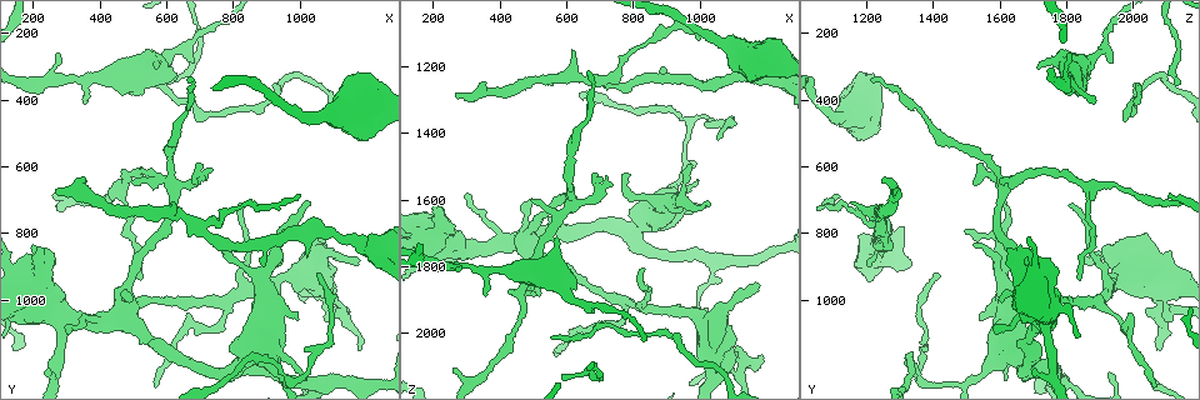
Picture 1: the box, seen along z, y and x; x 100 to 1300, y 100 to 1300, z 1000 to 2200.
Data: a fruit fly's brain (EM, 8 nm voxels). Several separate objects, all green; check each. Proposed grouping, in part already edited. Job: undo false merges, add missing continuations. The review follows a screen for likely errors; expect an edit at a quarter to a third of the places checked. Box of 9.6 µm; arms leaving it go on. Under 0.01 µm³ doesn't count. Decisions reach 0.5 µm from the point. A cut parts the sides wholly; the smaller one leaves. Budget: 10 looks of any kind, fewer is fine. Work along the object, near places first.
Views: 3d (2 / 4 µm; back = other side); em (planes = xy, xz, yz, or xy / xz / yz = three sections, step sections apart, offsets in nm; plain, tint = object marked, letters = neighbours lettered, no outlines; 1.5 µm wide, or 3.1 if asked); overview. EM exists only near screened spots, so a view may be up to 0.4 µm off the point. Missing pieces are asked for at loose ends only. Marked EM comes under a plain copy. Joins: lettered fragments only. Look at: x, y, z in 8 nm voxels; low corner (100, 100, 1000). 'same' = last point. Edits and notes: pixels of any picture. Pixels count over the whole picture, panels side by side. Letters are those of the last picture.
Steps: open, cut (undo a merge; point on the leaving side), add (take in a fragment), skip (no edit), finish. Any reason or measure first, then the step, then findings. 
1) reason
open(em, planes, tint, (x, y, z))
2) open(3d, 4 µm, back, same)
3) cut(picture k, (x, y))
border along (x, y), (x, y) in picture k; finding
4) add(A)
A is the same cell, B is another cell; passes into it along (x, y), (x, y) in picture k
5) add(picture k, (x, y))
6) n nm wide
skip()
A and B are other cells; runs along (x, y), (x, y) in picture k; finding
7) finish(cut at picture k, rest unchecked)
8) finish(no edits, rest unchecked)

branch stops here
open(em, planes, letters, (360, 640, 1250))

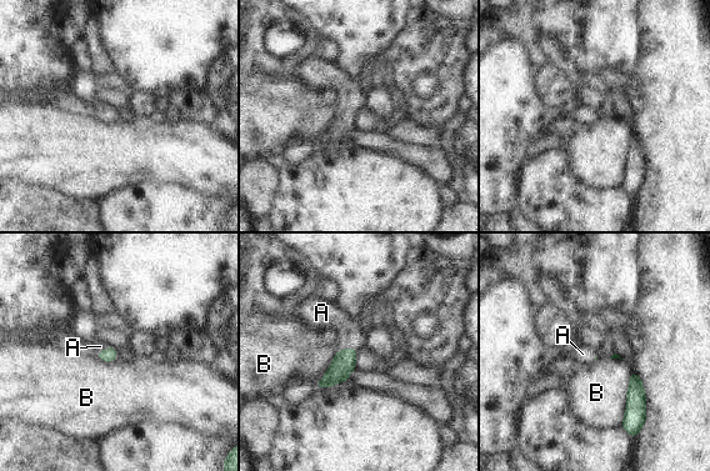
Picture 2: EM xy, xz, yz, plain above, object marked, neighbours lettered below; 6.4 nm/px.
B touches over 360 nm
add(A)
A is the same cell, B is another cell; passes into it along (344, 362), (346, 349), (350, 334) in picture 2; the neuron continues

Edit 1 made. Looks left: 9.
branch stops here
open(3d, 2 µm, back, (620, 710, 1150))

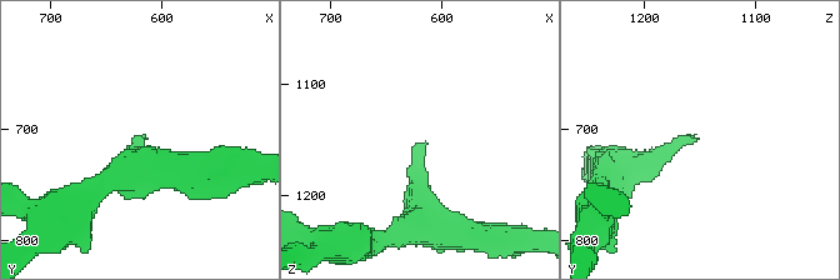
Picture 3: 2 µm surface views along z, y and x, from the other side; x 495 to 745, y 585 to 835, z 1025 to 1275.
now the EM
open(em, planes, letters, (616, 710, 1154))

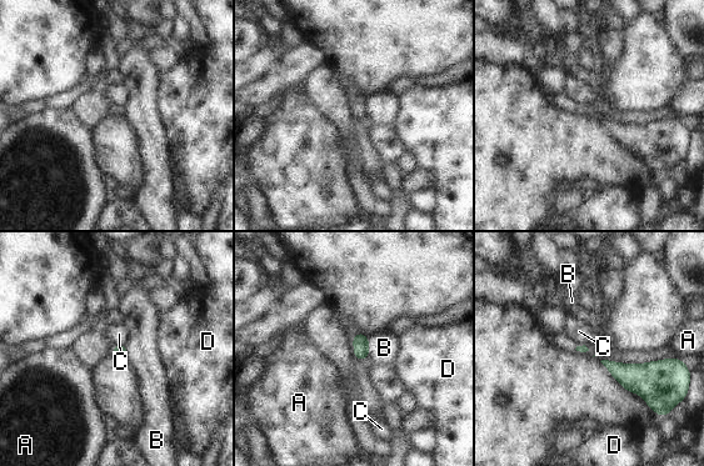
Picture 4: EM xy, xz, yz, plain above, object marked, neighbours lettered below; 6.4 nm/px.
skip()
A, B, C and D are other cells; border along (116, 344), (125, 346) in picture 4; none of them fits

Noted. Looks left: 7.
branch stops here
open(em, planes, letters, (1030, 700, 1610))

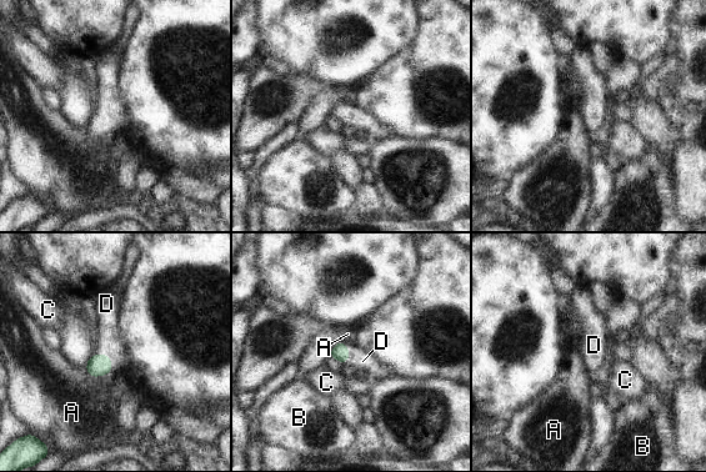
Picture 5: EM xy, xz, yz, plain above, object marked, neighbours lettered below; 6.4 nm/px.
add(D)
D is the same cell, A, B and C are other cells; passes into it along (99, 365), (109, 357), (108, 342) in picture 5; the neuron continues

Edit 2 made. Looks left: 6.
open(overview)

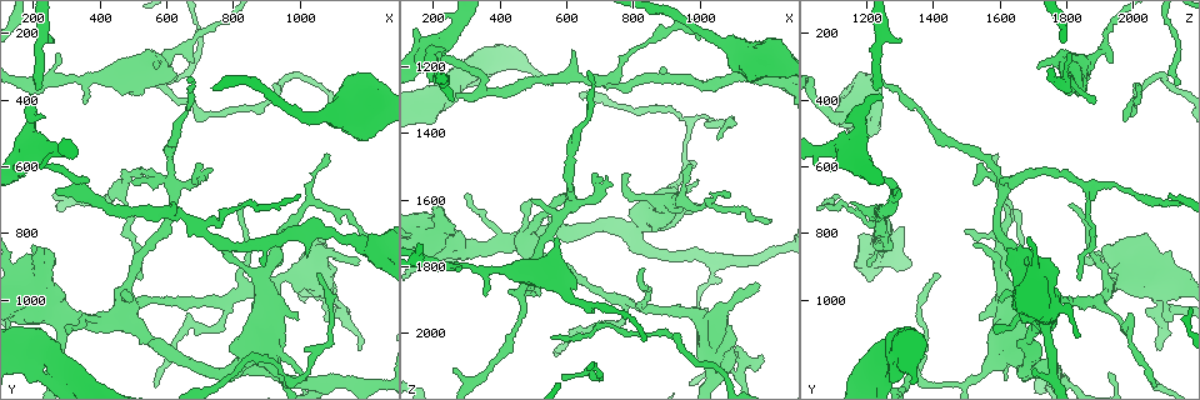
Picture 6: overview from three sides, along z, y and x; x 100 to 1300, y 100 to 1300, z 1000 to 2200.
an open end
open(em, planes, letters, (1020, 870, 1240))

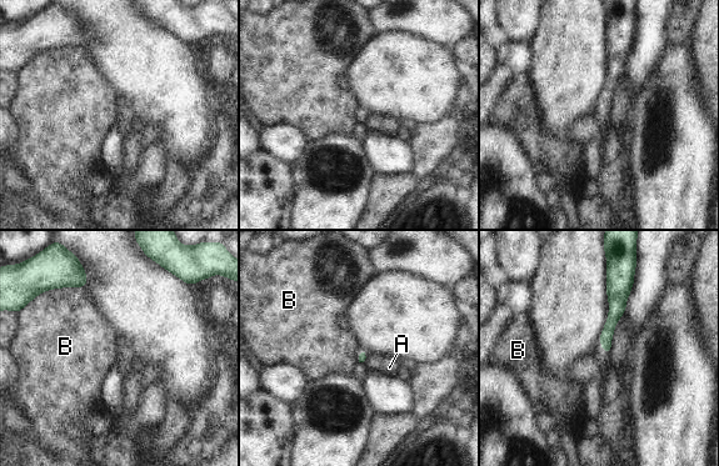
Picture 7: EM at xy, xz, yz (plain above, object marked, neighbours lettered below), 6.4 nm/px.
skip()
A and B are other cells; no lettered fragment goes on from it

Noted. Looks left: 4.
finish(add at picture 2, add at picture 5, rest unchecked)

